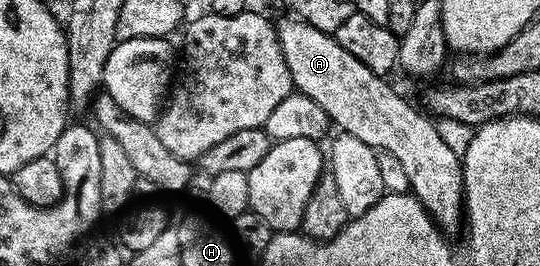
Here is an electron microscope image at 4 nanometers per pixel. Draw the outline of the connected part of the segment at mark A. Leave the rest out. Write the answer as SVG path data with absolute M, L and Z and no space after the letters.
M297 18L277 21L278 38L284 60L290 71L294 88L316 102L317 106L327 112L330 123L335 129L352 134L352 138L360 138L360 142L368 142L378 152L396 154L396 159L404 165L408 174L410 192L421 201L431 220L450 234L453 228L461 229L464 224L464 193L466 186L462 181L462 162L452 152L451 147L440 138L436 123L421 107L413 108L396 89L389 79L375 74L360 62L360 58L352 58L340 42L336 42L329 32L316 30L316 26L308 26L308 22Z

